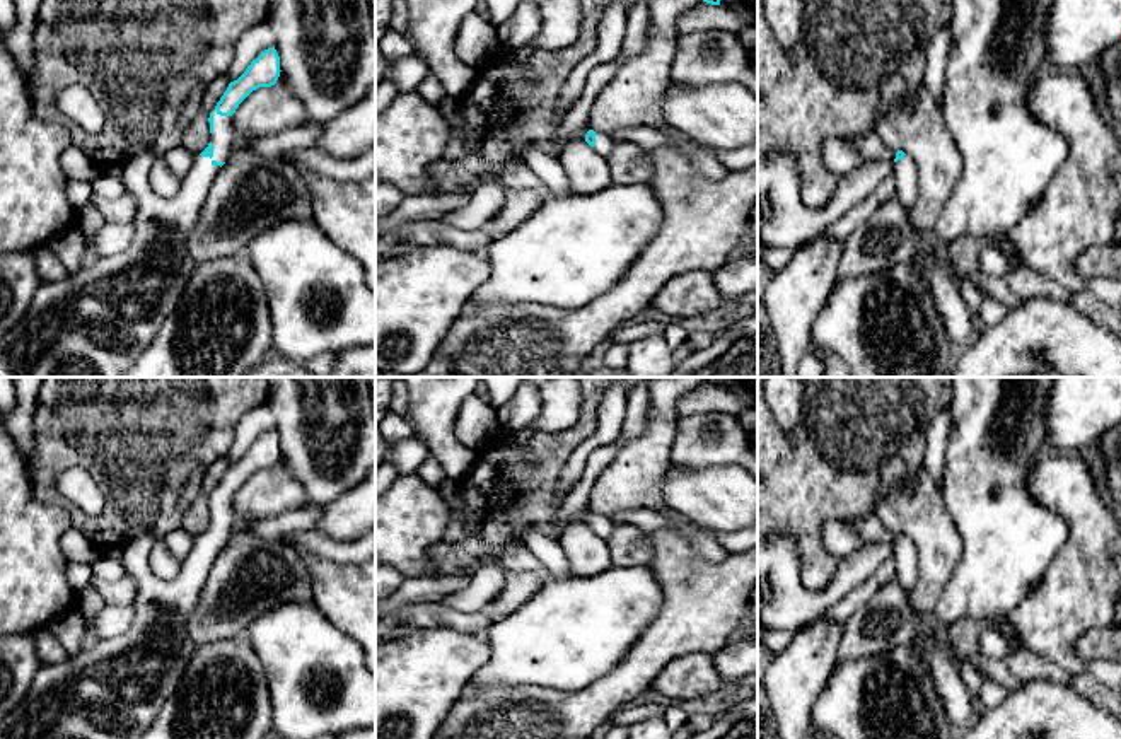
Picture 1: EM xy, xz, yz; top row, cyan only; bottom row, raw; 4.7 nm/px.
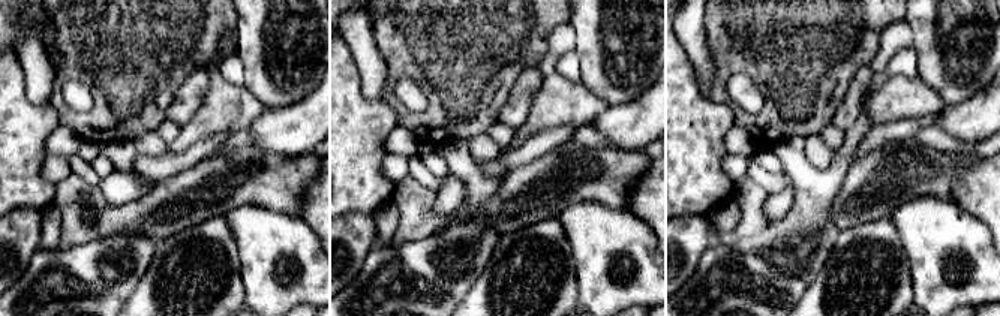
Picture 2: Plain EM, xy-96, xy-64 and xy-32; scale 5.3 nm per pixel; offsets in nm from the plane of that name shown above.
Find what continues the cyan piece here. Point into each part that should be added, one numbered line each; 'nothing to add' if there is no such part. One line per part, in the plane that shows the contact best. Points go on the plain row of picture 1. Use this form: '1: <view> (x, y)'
1: xy (113, 690)

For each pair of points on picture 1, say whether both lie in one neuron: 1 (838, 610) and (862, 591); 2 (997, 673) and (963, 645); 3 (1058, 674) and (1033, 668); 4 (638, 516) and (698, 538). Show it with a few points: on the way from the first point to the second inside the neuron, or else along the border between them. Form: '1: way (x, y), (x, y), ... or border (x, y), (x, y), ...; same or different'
1: way (843, 610), (857, 596); same
2: way (988, 666), (971, 652); same
3: way (1051, 671), (1039, 668); same
4: way (654, 521), (683, 529); same

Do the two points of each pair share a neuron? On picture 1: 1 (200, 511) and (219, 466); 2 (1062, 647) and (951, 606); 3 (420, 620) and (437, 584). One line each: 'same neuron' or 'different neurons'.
1: same neuron
2: different neurons
3: different neurons

